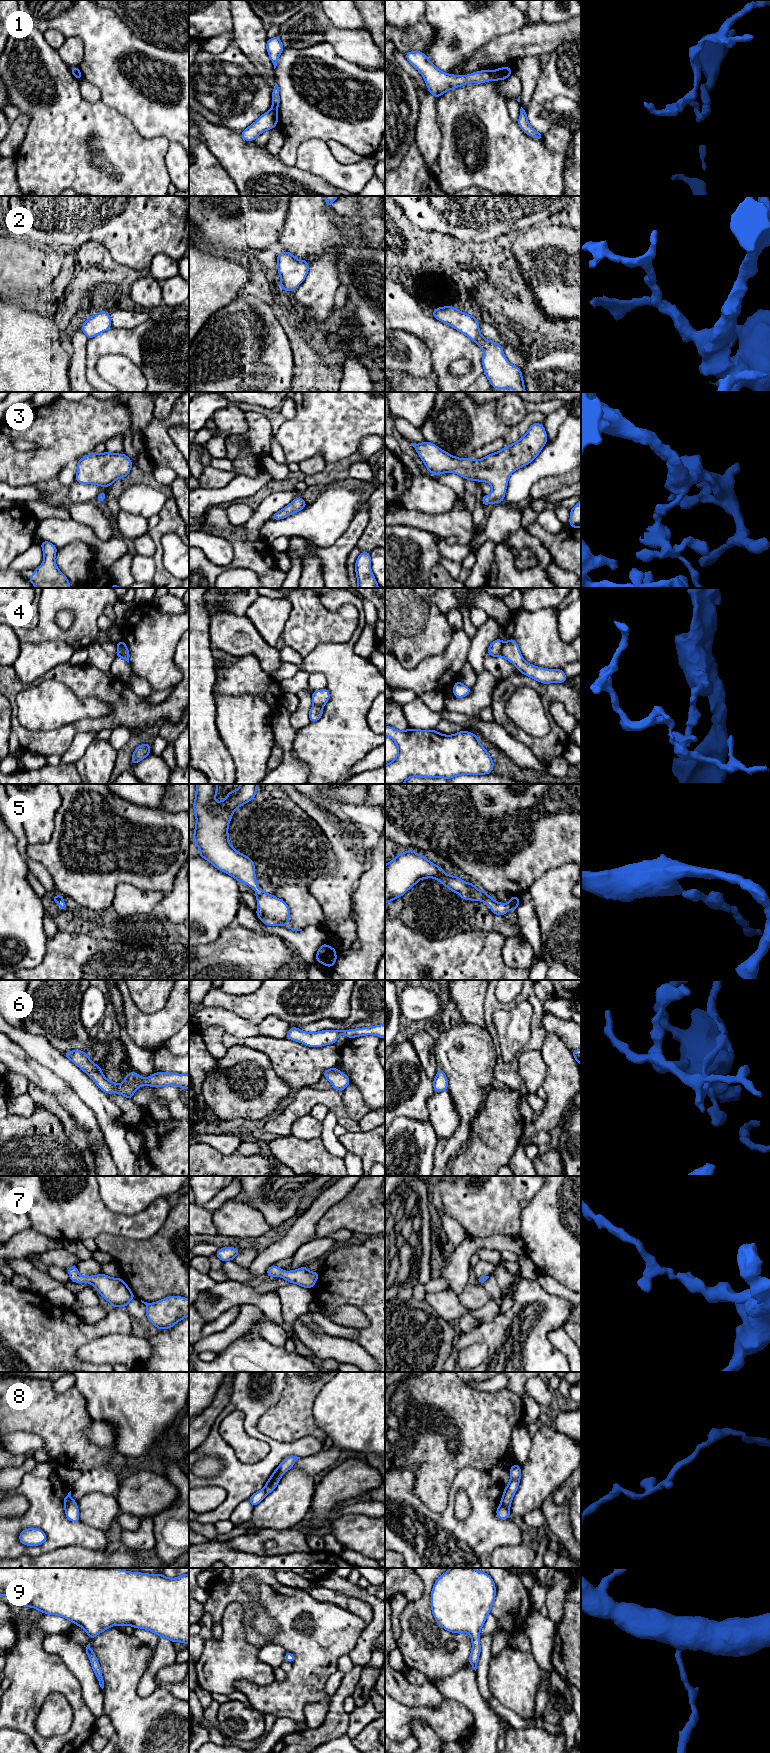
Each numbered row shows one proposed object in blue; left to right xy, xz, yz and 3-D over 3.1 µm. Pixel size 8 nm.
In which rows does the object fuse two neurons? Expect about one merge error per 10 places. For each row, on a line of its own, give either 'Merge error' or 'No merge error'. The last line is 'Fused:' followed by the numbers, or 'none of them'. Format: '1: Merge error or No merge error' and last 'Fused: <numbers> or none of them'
1: Merge error
2: No merge error
3: No merge error
4: Merge error
5: No merge error
6: No merge error
7: No merge error
8: Merge error
9: No merge error
Fused: 1, 4, 8

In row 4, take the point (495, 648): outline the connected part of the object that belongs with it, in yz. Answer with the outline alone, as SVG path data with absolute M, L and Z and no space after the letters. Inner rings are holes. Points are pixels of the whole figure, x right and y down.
M498 638L490 644L490 646L488 647L487 654L492 657L501 657L502 647L503 641Z

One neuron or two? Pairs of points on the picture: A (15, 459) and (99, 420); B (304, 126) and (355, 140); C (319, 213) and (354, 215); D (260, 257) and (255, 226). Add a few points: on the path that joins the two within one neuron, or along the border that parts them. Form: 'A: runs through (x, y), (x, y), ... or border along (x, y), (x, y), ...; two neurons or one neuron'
A: runs through (36, 459), (44, 459), (78, 426); one neuron
B: runs through (317, 126), (342, 127); one neuron
C: border along (331, 207), (340, 217); two neurons
D: border along (269, 247), (255, 251); two neurons

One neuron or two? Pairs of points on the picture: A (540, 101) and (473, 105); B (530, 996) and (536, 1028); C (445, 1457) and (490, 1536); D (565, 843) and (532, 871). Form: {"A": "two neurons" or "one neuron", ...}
{"A": "two neurons", "B": "one neuron", "C": "two neurons", "D": "one neuron"}

